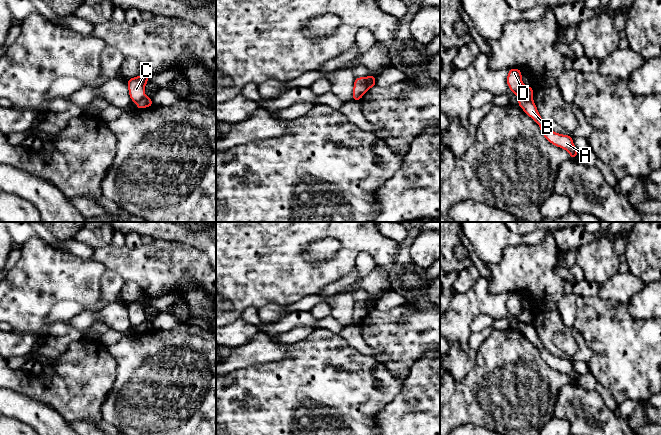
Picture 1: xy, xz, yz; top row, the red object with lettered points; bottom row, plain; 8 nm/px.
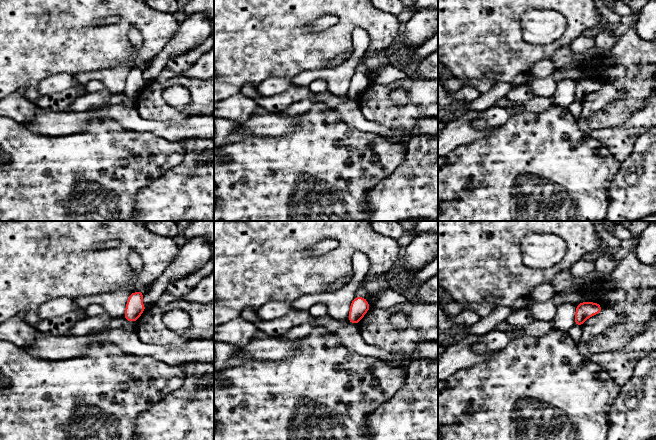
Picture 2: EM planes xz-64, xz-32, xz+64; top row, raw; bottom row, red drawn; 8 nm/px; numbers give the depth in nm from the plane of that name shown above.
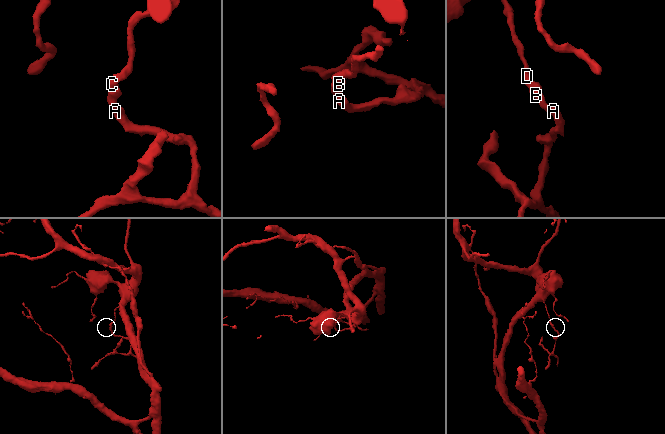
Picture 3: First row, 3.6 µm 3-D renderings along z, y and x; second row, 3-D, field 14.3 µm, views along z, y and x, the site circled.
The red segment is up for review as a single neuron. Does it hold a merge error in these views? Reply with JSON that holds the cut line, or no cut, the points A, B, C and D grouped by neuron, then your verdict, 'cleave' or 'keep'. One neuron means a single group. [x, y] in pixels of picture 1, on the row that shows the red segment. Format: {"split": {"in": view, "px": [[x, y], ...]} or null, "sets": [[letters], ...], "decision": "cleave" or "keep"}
{"split": {"in": "xz", "px": [[365, 77], [368, 89]]}, "sets": [["A", "B"], ["C", "D"]], "decision": "cleave"}

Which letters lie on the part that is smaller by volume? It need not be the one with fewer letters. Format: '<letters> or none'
A, B

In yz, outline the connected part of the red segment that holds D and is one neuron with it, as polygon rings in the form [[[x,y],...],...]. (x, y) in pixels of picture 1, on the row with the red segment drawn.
[[[509,68],[509,73],[506,78],[506,82],[510,89],[510,92],[516,94],[521,99],[533,99],[532,86],[524,86],[522,83],[522,71],[518,68]]]

